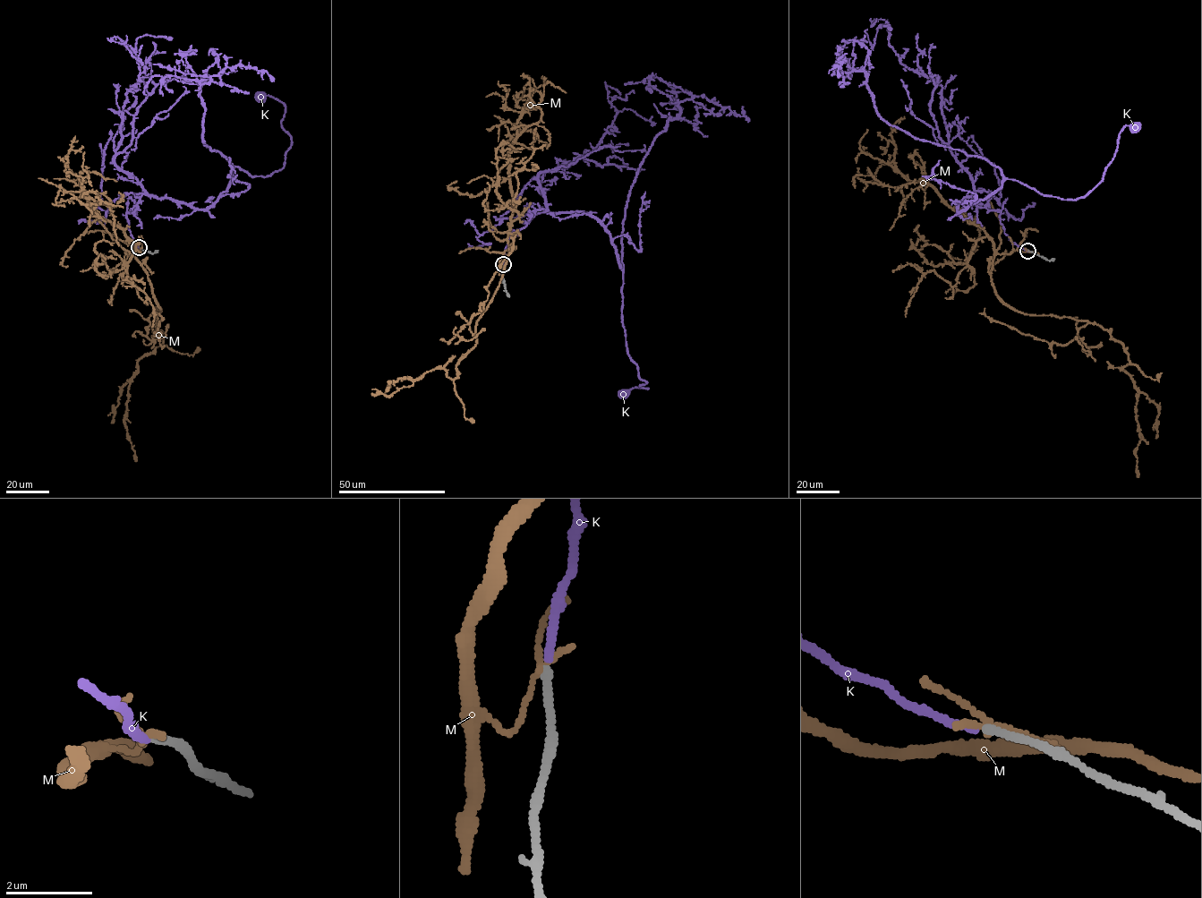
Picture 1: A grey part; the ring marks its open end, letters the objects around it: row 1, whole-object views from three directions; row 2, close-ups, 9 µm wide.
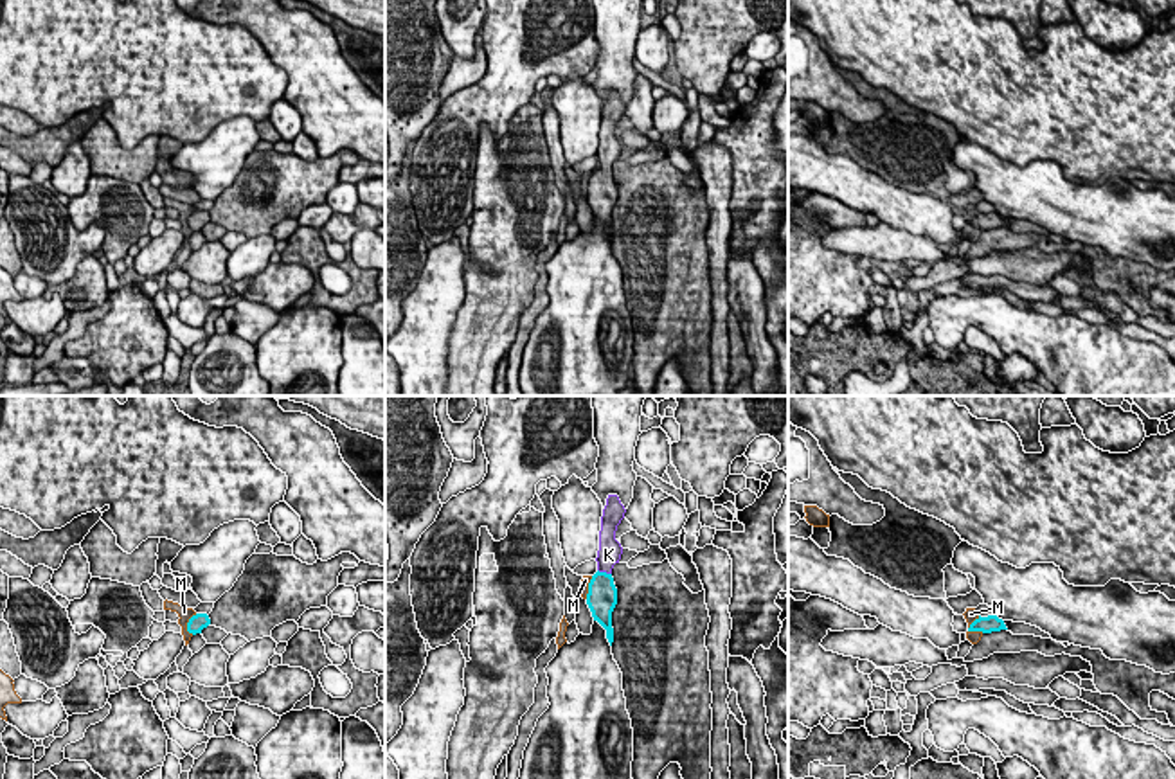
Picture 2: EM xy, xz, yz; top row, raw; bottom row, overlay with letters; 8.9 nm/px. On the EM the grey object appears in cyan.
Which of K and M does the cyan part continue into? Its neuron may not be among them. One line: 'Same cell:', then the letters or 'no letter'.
Same cell: K

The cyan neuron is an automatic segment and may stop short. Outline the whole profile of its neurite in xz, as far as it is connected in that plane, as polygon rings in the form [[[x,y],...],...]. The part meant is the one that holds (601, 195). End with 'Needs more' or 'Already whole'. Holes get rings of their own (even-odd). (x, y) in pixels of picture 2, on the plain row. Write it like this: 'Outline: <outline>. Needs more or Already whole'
Outline: [[[608,92],[606,103],[601,113],[599,128],[599,148],[597,148],[597,169],[588,180],[587,201],[592,209],[594,218],[597,218],[606,227],[606,236],[612,243],[614,225],[612,209],[617,201],[617,185],[614,182],[612,166],[619,160],[623,144],[615,137],[615,128],[624,115],[624,103],[617,92]]]. Needs more

